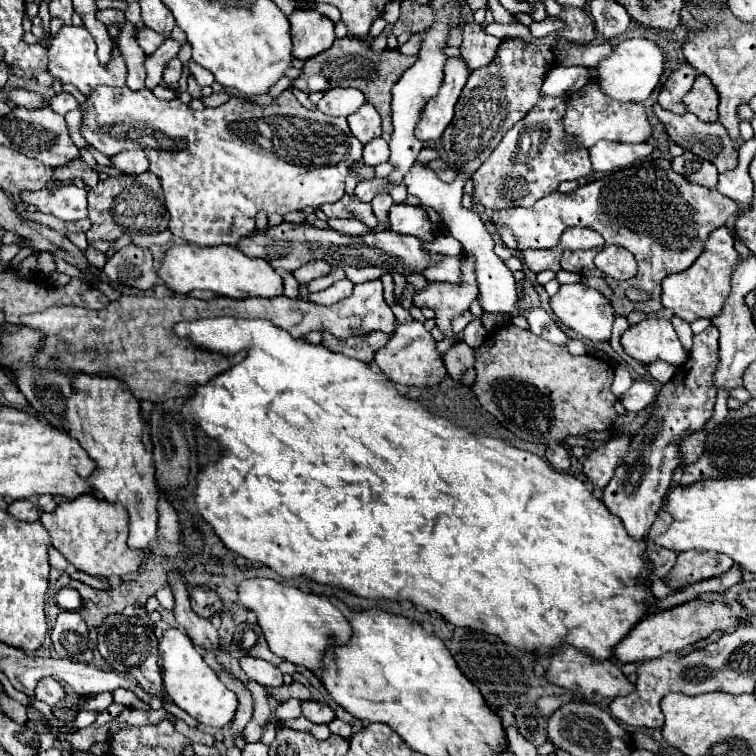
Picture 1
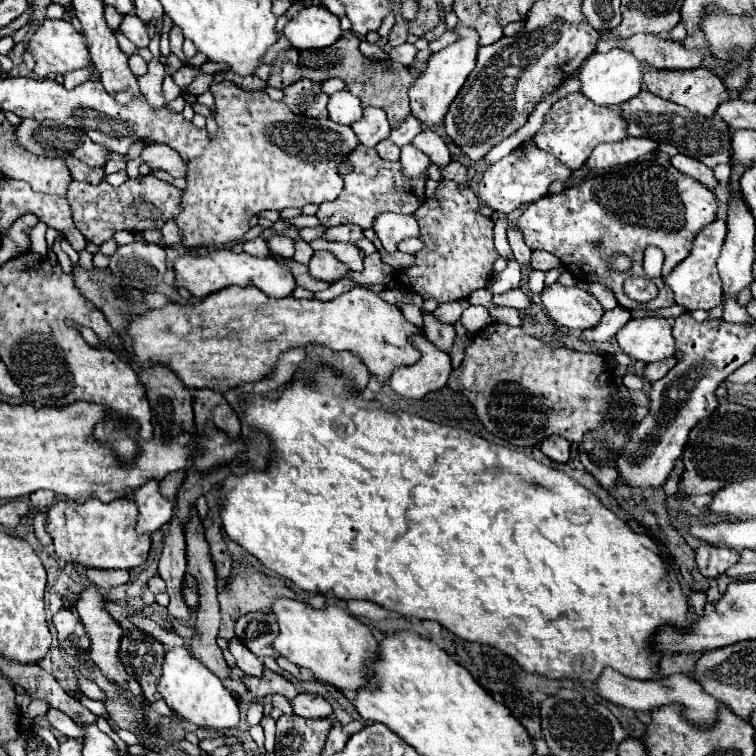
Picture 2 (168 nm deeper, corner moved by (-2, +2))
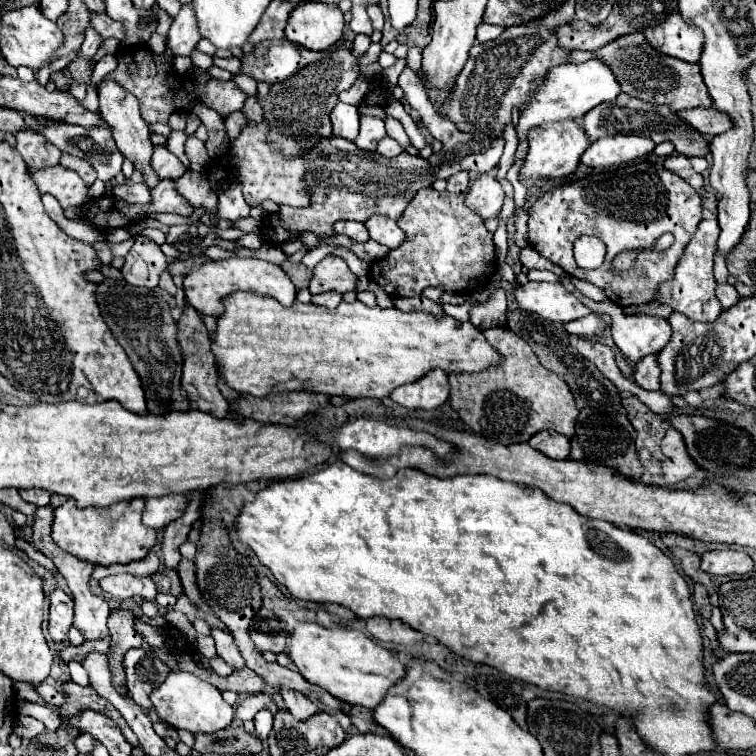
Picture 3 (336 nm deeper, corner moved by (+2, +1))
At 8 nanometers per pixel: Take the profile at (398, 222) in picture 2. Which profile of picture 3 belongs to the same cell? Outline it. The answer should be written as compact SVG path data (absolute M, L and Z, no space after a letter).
M372 217L364 225L370 233L370 239L374 239L380 245L386 245L388 249L396 249L404 241L404 231L390 217Z

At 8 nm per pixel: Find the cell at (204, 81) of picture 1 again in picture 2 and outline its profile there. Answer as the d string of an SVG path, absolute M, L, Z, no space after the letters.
M226 71L226 73L221 72L220 74L224 79L226 78L226 80L234 82L239 88L242 88L242 90L254 92L257 90L261 91L267 87L267 82L261 80L255 75L242 78L241 76L238 76L230 71Z

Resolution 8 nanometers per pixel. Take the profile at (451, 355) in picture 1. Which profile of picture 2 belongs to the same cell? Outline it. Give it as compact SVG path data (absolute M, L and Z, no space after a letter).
M424 312L422 316L424 316L424 334L428 336L428 340L432 344L436 344L440 350L450 352L450 348L454 344L454 338L456 338L454 326L436 320L430 312Z

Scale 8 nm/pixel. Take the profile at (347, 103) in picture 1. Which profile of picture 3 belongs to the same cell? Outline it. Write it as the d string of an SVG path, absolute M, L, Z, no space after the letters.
M338 103L332 113L332 127L334 127L334 135L336 137L344 137L354 141L358 135L358 121L360 121L360 113L358 107L354 105L346 105L346 103Z

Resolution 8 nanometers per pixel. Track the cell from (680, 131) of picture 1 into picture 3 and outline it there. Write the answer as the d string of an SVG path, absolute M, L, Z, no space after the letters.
M620 93L614 101L600 103L600 105L596 105L596 109L590 109L582 117L582 129L588 135L590 143L594 143L596 139L606 137L606 135L624 133L624 135L644 135L644 137L650 137L654 143L670 141L670 143L674 143L676 151L686 157L694 157L694 155L704 157L708 153L708 139L700 137L700 133L696 133L694 129L688 129L688 125L680 123L676 113L672 109L668 109L668 105L644 103L644 101L624 95L624 93Z

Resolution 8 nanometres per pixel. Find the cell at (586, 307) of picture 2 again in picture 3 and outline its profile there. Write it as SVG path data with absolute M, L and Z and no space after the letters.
M528 281L526 285L516 287L514 297L520 309L558 323L574 321L590 313L590 309L584 307L572 293L564 291L562 283Z

